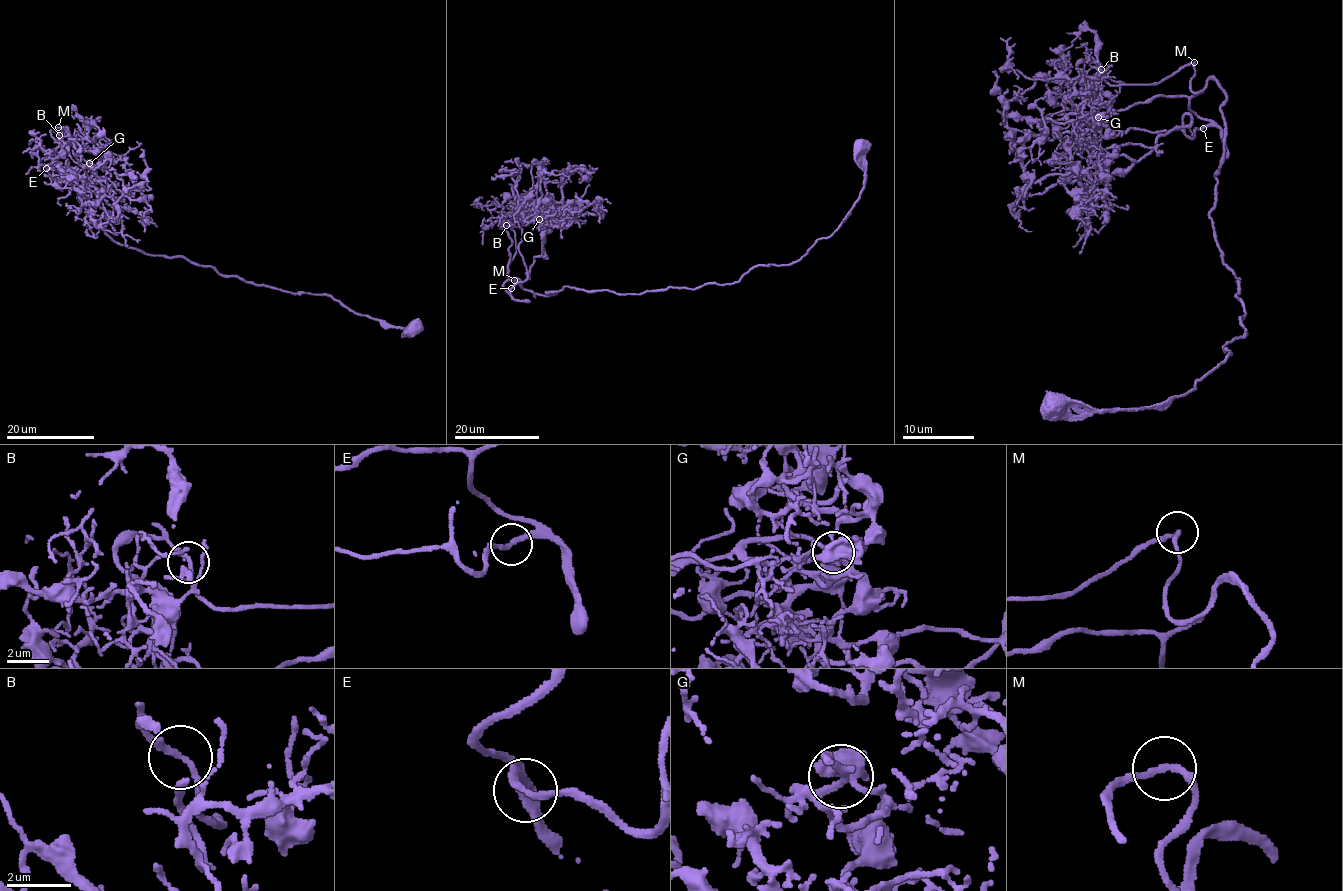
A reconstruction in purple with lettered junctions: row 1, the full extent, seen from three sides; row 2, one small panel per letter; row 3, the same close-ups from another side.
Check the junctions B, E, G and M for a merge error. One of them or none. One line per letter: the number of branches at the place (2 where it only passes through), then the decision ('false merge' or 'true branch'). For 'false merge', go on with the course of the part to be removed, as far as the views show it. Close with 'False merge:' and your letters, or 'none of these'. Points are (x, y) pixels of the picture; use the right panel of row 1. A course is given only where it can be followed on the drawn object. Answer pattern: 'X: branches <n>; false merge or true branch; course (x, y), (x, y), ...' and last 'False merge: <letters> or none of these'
B: branches 2; true branch
E: branches 2; true branch
G: branches 2; true branch
M: branches 2; true branch
False merge: none of these

